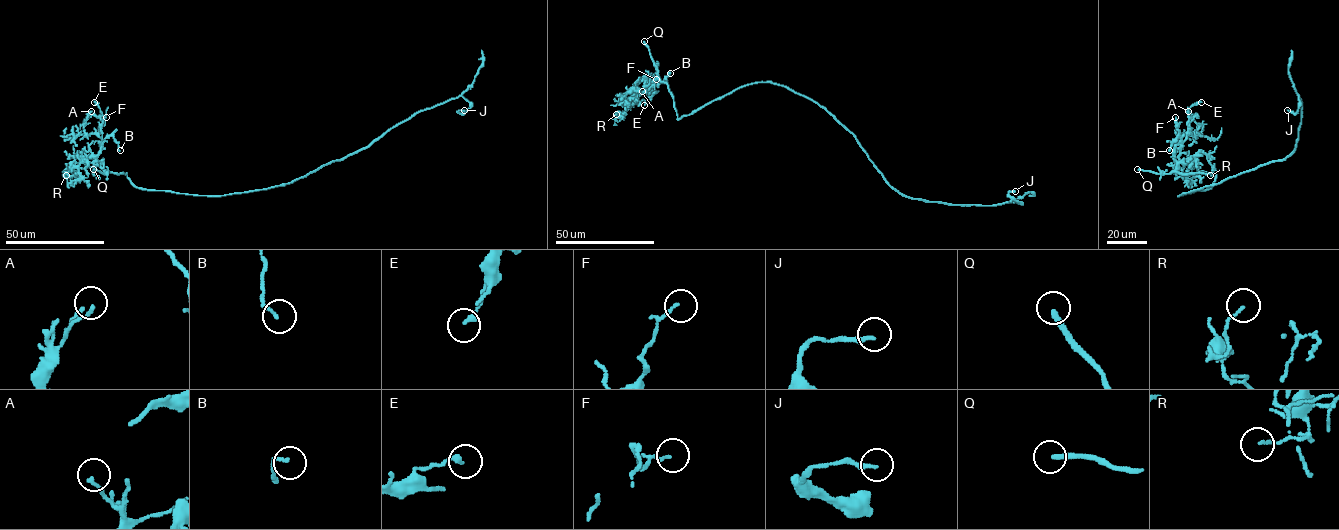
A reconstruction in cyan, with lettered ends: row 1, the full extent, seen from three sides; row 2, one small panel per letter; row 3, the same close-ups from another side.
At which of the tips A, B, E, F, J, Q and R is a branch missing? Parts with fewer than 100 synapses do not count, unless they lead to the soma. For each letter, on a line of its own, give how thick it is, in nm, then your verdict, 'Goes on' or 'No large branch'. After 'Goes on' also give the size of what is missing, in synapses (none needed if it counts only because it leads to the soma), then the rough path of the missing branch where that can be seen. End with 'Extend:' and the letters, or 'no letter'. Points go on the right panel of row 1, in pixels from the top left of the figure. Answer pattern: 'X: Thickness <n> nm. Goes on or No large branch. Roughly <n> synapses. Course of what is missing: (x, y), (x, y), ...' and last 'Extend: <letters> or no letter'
A: Thickness 140 nm. No large branch
B: Thickness 140 nm. No large branch
E: Thickness 220 nm. No large branch
F: Thickness 110 nm. No large branch
J: Thickness 200 nm. No large branch
Q: Thickness 240 nm. Goes on
R: Thickness 120 nm. No large branch
Extend: Q

